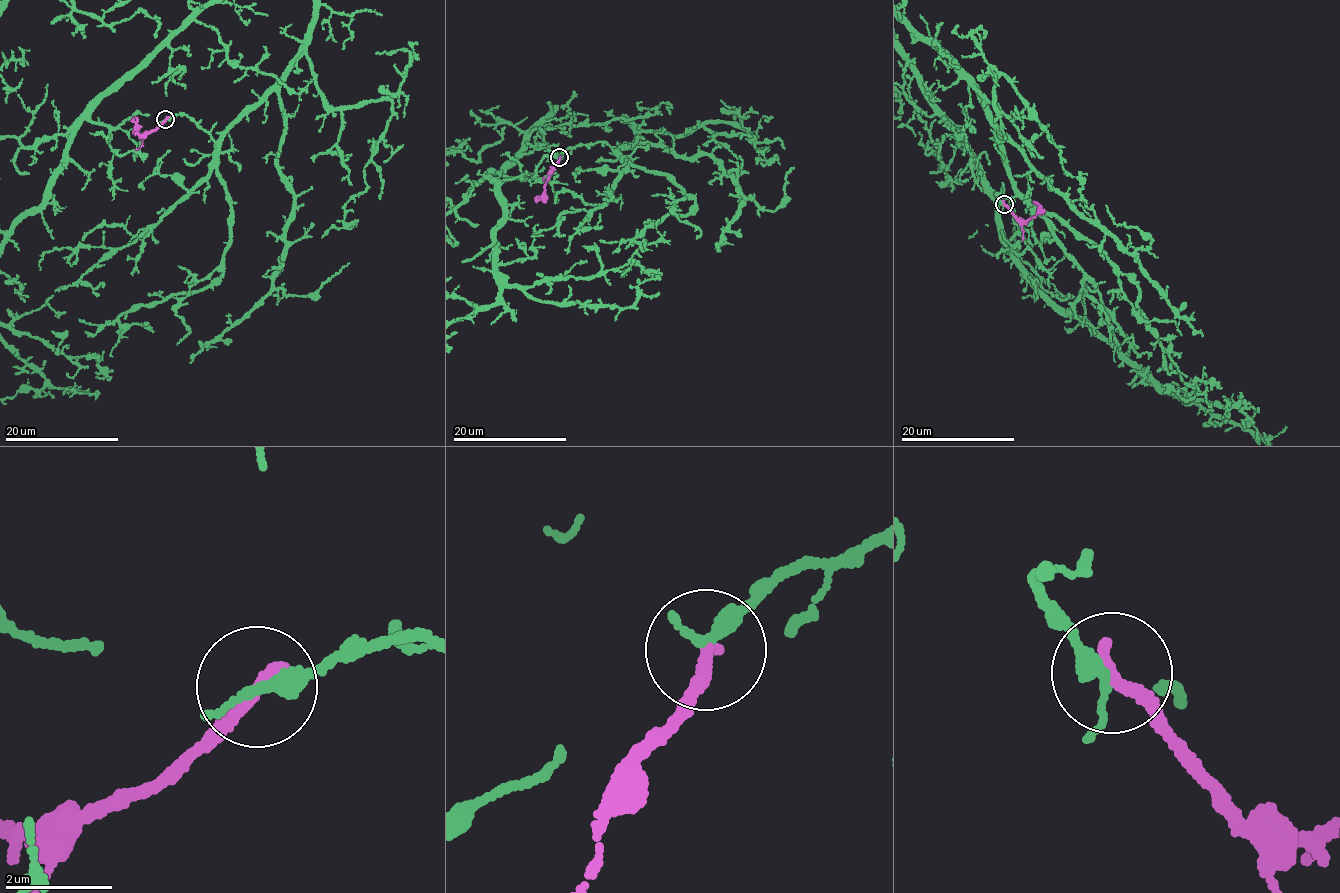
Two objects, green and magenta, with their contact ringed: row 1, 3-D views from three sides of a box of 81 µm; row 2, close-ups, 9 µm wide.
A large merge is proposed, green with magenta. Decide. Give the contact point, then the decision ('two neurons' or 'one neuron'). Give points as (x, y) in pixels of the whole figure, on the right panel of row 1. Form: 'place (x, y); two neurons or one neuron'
place (1004, 204); two neurons

